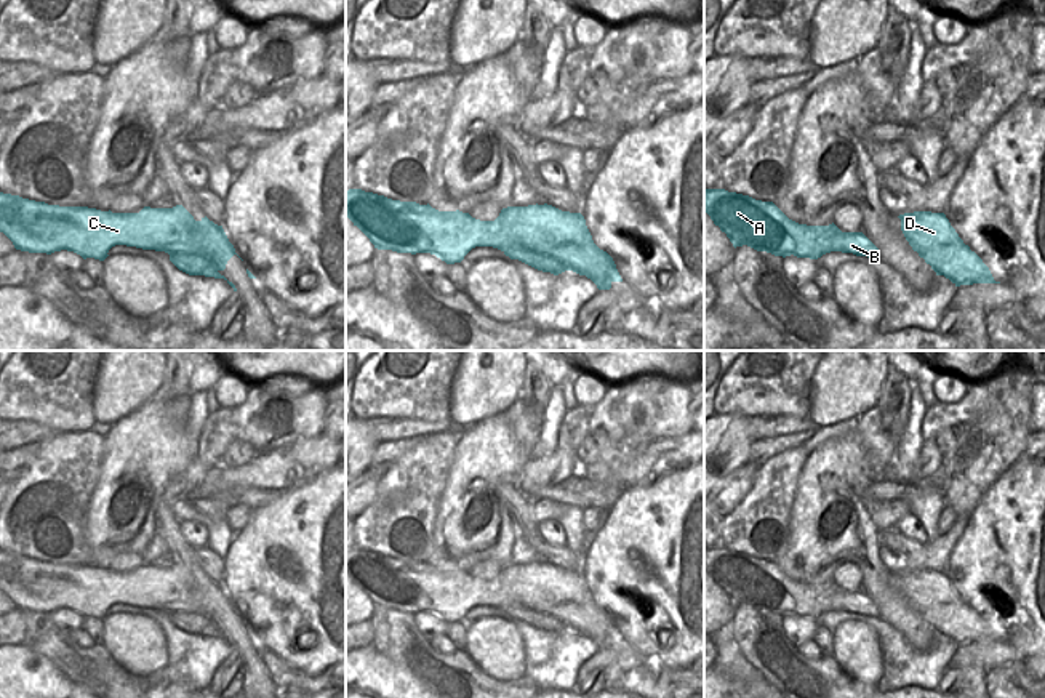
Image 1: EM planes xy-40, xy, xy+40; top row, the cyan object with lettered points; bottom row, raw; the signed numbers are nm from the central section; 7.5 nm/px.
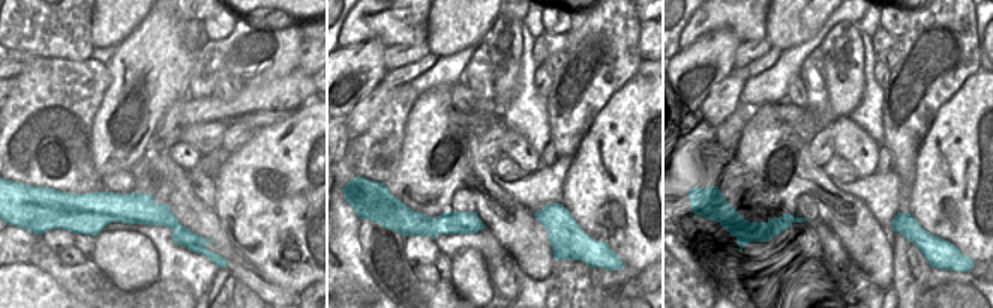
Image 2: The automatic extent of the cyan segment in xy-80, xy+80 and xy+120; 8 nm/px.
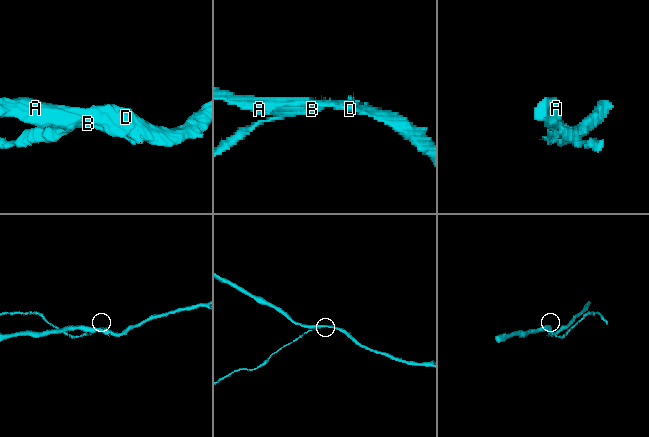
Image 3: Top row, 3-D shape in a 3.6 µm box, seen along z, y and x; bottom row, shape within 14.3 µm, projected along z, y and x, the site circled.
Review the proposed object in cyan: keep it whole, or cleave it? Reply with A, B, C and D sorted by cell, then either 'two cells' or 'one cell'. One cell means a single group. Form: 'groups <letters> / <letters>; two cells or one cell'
groups A C D / B; two cells

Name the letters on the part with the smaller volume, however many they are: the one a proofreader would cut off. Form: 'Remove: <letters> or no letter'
Remove: B

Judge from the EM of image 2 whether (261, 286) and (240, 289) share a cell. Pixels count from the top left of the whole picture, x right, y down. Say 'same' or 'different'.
different

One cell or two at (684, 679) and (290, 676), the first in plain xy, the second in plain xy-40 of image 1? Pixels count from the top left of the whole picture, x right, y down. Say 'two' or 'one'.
one

